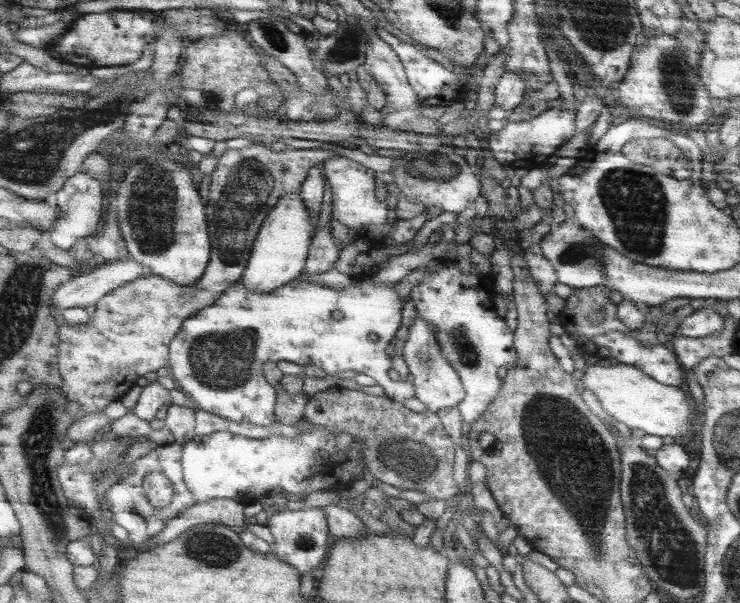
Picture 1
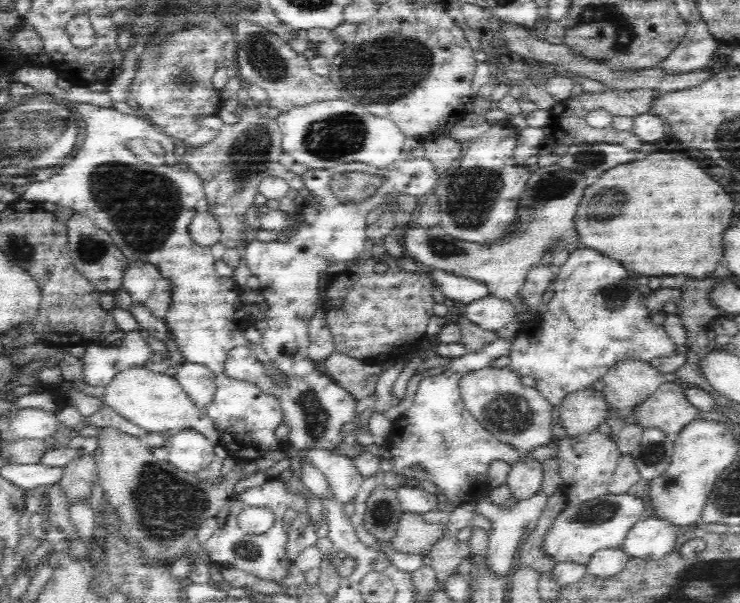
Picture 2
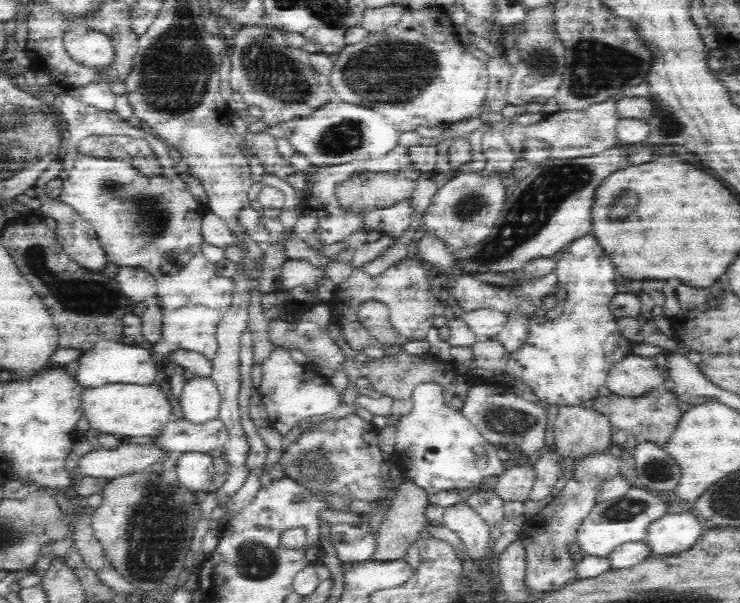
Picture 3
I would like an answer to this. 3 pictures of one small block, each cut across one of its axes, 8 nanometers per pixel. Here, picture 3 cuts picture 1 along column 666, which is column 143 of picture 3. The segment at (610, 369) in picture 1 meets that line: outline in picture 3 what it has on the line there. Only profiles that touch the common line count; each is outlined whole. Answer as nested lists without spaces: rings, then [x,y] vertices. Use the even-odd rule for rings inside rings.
[[[106,384],[100,388],[88,388],[82,392],[80,412],[90,422],[90,430],[100,434],[110,434],[118,440],[158,436],[170,422],[172,404],[168,396],[156,384]]]

